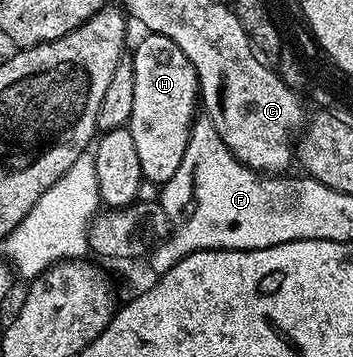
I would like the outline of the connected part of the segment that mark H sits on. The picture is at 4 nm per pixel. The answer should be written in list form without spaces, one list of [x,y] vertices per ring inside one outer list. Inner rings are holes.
[[[146,32],[144,36],[131,56],[135,88],[134,106],[127,128],[138,152],[142,178],[162,185],[175,175],[176,168],[183,161],[183,151],[194,124],[195,107],[199,105],[200,89],[191,59],[187,59],[187,55],[167,39],[167,35]]]

